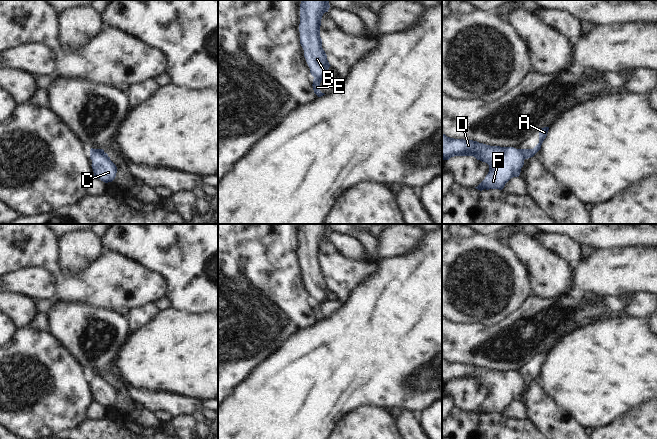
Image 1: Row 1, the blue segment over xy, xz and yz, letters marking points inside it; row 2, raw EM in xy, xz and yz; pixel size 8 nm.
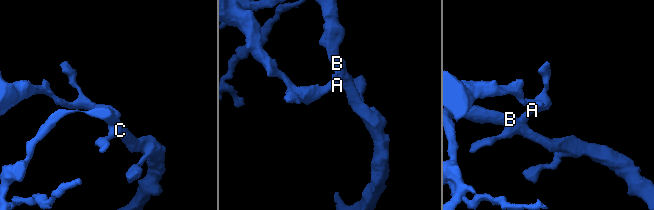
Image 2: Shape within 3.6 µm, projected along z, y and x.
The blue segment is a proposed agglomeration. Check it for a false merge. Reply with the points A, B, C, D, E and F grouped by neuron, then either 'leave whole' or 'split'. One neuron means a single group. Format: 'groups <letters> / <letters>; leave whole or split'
groups A E / B C D F; split

